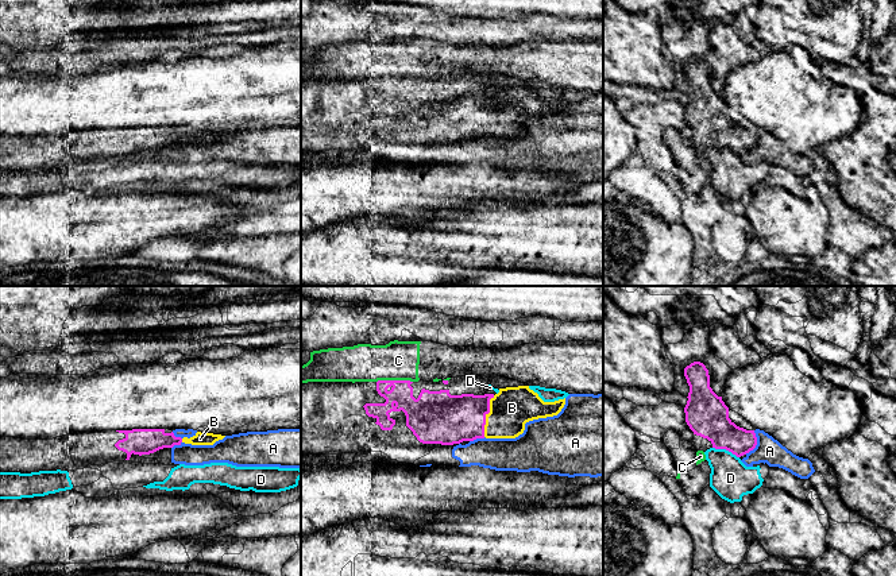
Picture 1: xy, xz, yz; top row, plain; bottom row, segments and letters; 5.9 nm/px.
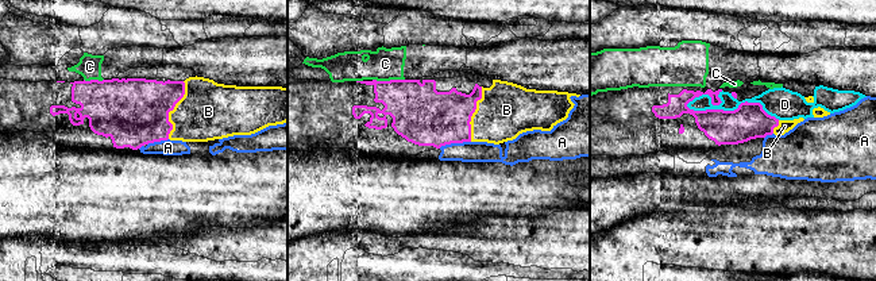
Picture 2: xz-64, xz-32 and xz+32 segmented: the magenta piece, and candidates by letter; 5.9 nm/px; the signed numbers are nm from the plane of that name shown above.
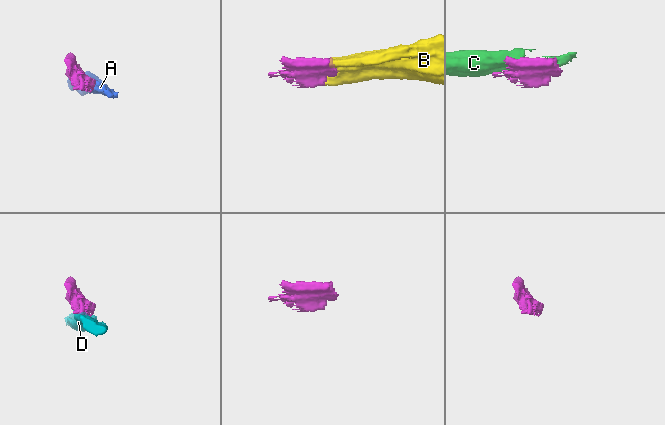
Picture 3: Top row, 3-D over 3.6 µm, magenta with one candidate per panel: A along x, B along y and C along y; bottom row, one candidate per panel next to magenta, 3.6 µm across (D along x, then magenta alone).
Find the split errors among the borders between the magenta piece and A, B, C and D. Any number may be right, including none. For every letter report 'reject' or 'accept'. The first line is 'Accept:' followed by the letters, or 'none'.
Accept: B
A: reject
B: accept
C: reject
D: reject

